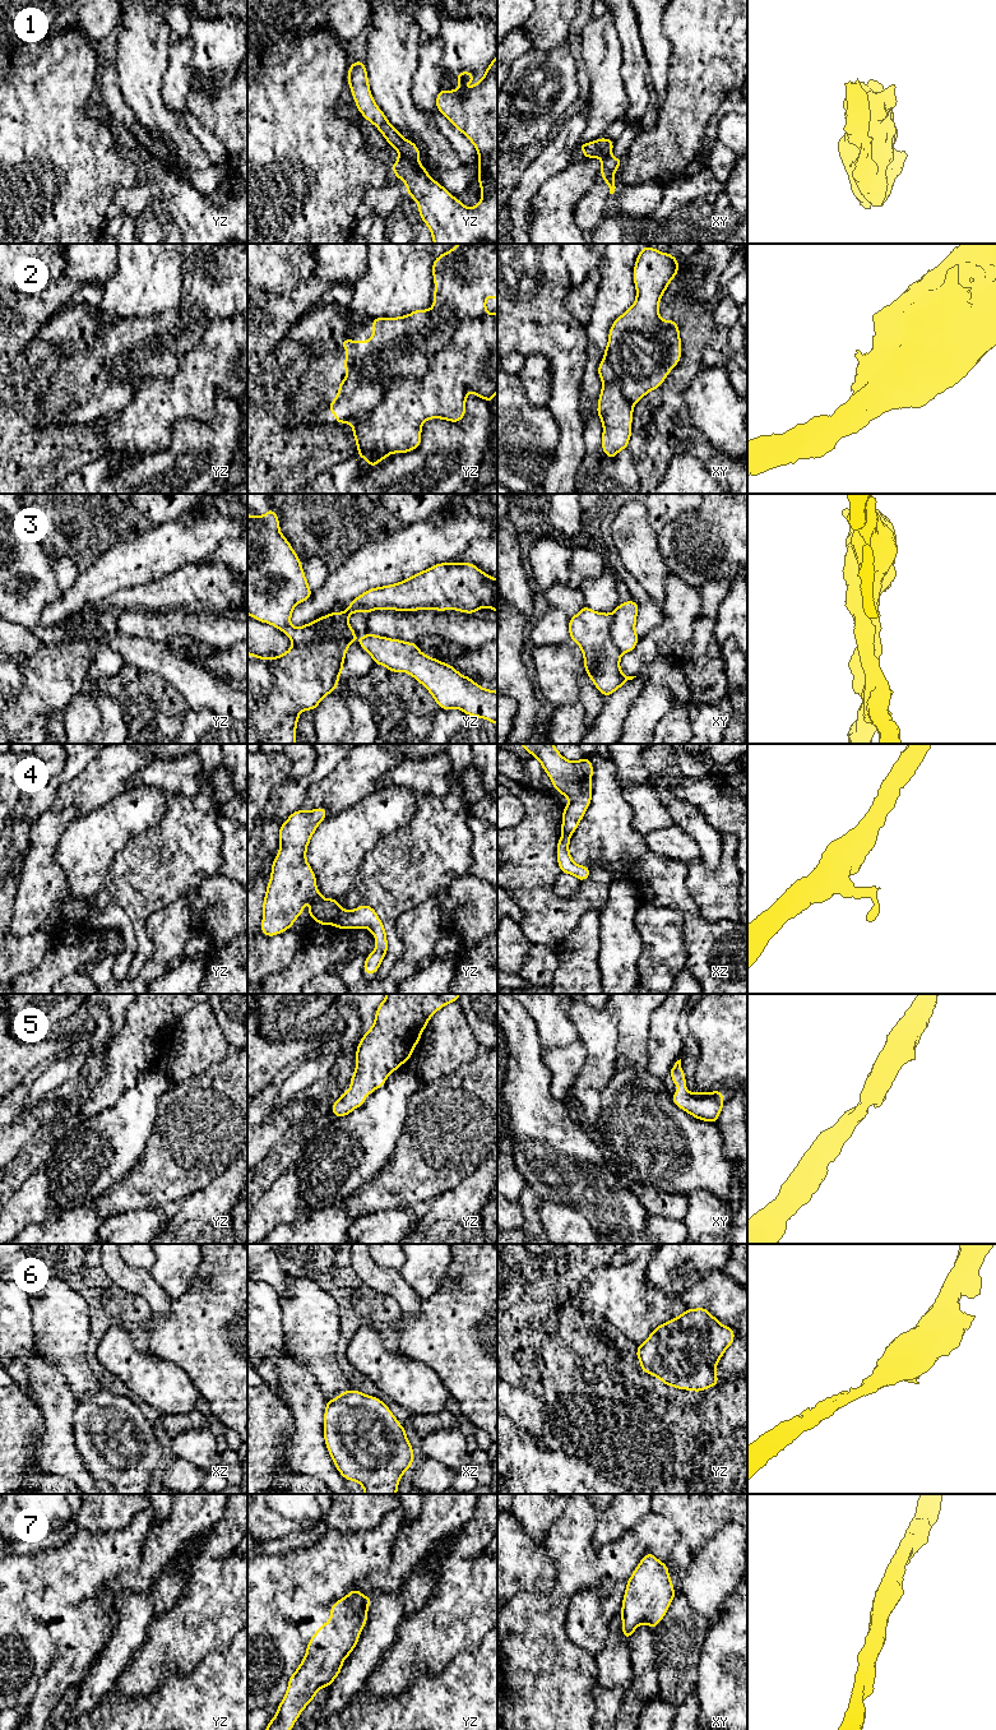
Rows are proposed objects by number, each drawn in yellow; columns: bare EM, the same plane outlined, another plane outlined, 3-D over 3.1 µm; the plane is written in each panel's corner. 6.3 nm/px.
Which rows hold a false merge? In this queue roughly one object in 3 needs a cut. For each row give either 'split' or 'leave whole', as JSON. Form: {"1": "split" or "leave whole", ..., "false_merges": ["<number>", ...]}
{"1": "split", "2": "split", "3": "split", "4": "split", "5": "leave whole", "6": "leave whole", "7": "leave whole", "false_merges": ["1", "2", "3", "4"]}

